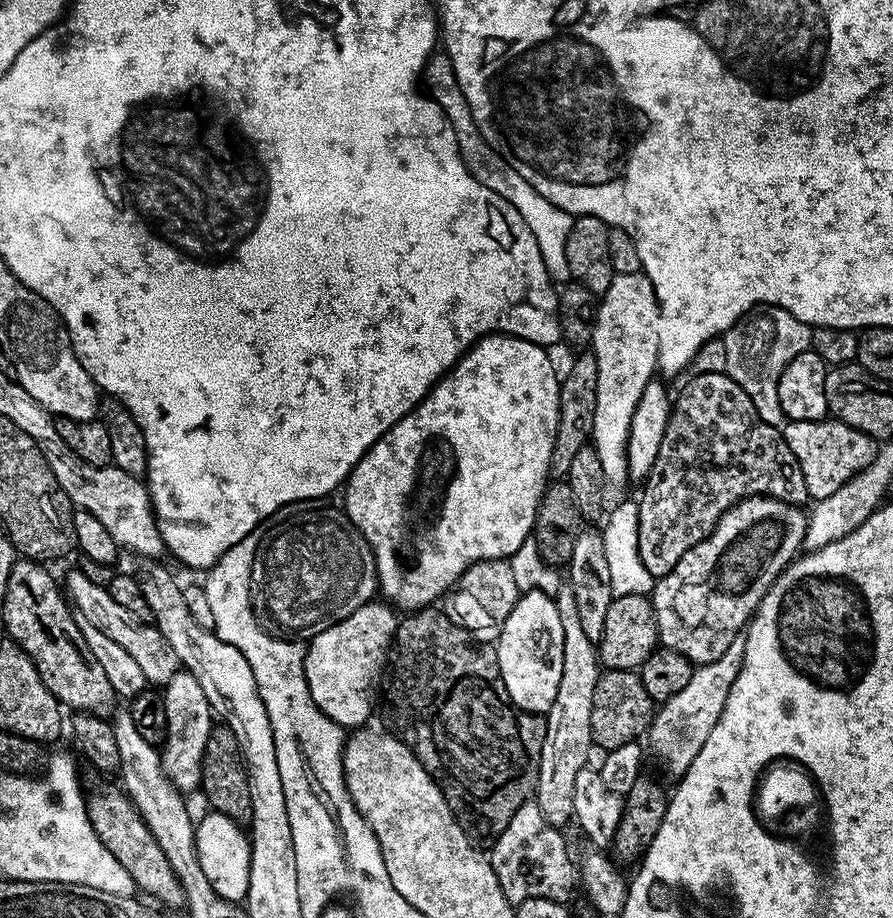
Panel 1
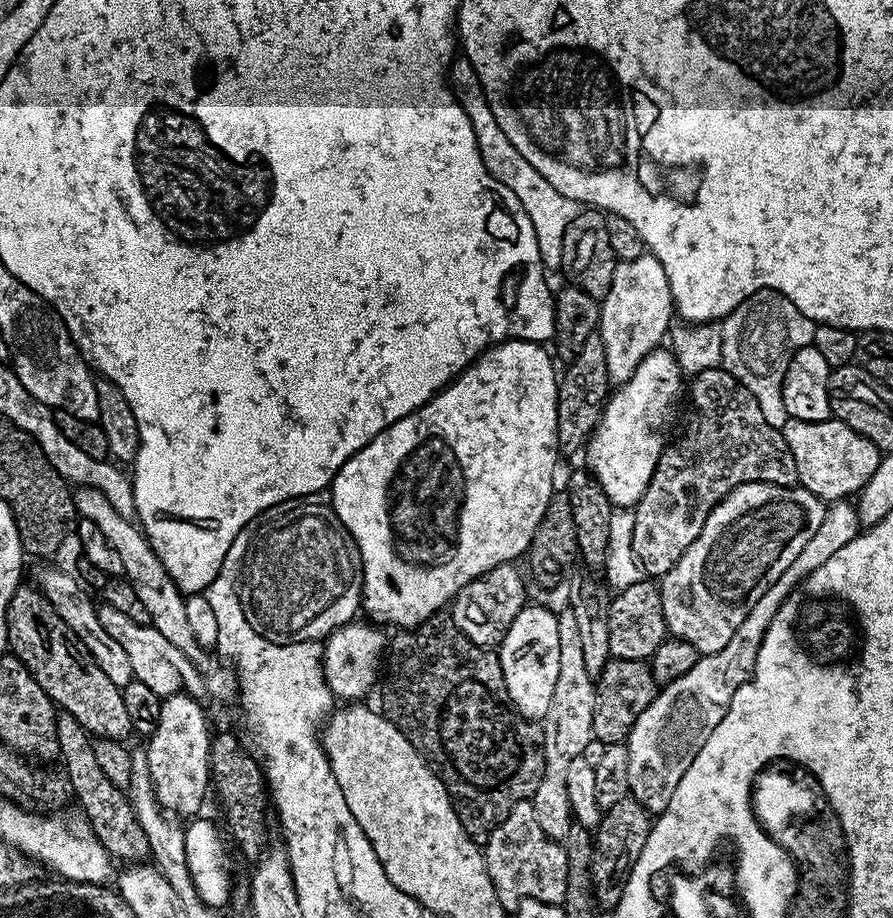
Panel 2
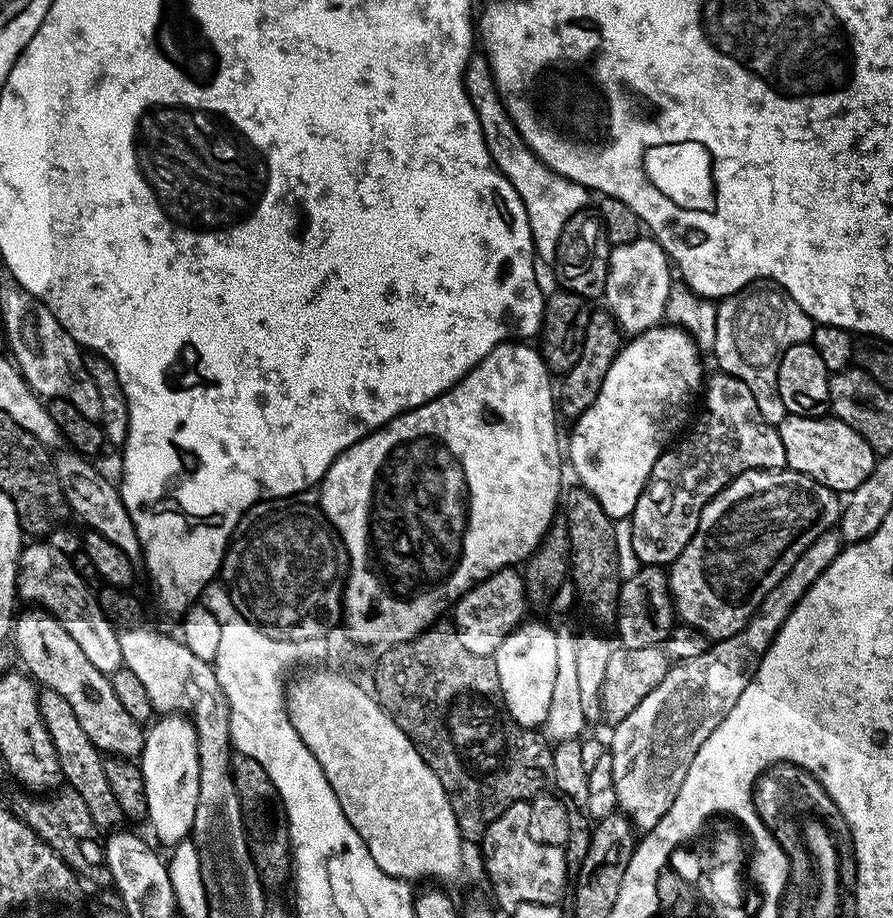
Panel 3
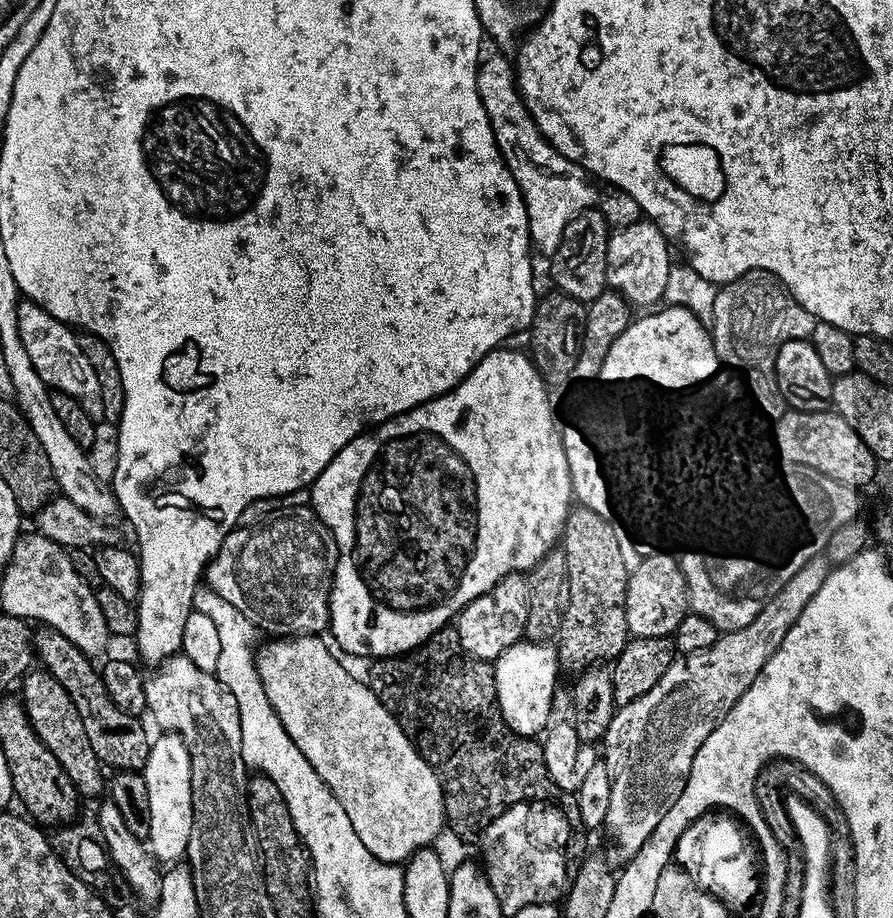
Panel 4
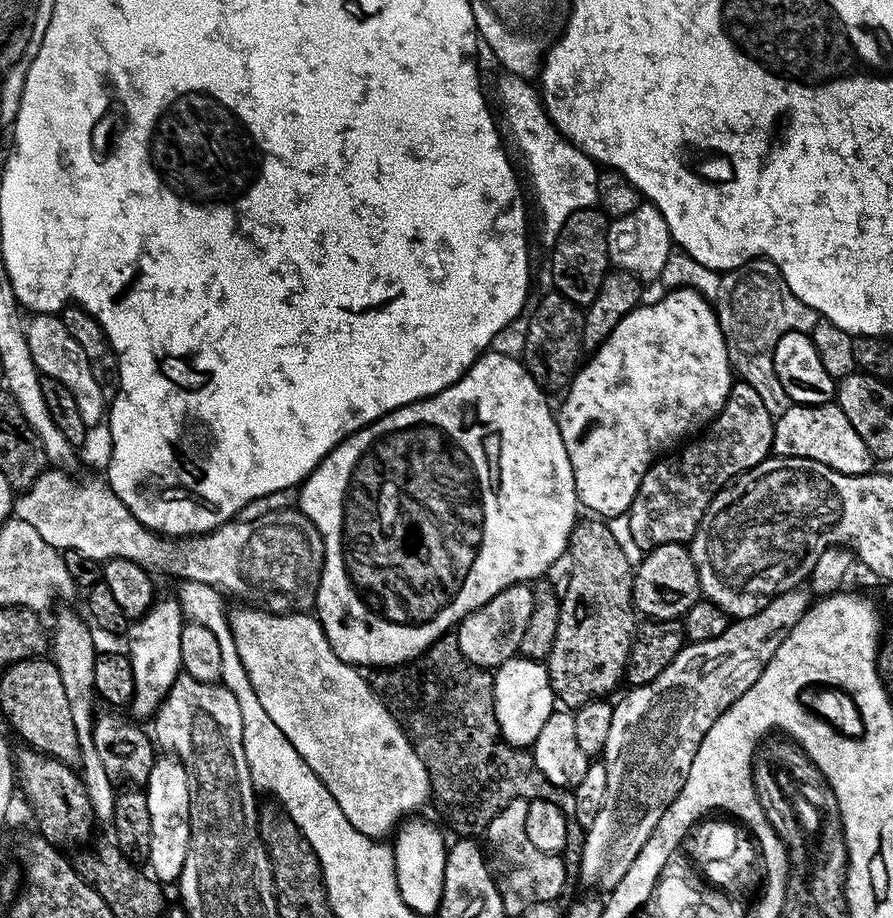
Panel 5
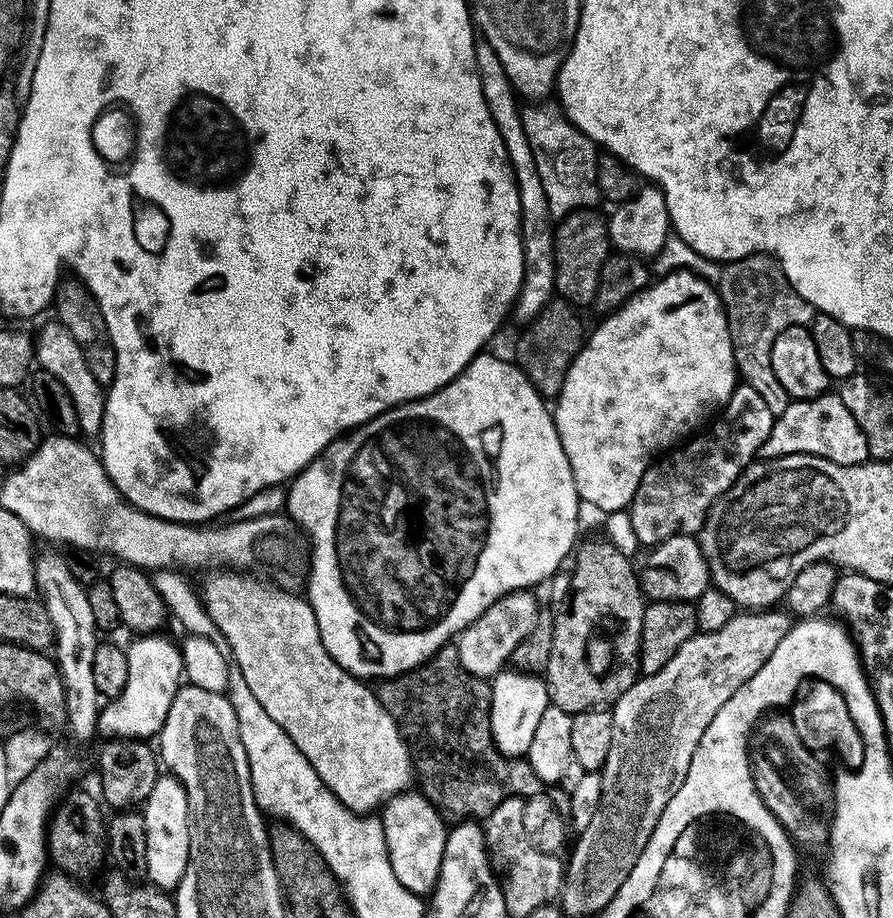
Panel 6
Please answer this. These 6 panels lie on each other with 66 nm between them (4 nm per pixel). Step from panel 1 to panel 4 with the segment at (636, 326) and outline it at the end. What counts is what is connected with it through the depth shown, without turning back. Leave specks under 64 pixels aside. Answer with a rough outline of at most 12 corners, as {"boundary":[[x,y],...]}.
{"boundary":[[647,218],[608,237],[607,287],[659,305],[674,265]]}

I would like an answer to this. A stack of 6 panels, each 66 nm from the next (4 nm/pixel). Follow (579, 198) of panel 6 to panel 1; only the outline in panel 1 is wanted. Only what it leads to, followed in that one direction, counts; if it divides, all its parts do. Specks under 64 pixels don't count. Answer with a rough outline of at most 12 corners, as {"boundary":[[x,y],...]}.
{"boundary":[[447,55],[428,61],[426,88],[447,113],[464,161],[502,194],[538,242],[553,281],[571,281],[574,217],[522,178],[480,133]]}

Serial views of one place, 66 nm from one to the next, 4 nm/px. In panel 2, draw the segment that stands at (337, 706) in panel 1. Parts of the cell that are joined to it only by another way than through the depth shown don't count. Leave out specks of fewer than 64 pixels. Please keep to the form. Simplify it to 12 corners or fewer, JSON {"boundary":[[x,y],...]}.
{"boundary":[[343,624],[324,644],[333,697],[360,702],[377,687],[385,629]]}

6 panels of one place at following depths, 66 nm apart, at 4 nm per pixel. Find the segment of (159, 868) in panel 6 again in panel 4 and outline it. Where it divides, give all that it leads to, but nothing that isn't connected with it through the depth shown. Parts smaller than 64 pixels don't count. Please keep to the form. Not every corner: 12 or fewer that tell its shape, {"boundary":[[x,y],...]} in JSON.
{"boundary":[[151,741],[147,847],[161,865],[185,859],[192,825],[186,742]]}

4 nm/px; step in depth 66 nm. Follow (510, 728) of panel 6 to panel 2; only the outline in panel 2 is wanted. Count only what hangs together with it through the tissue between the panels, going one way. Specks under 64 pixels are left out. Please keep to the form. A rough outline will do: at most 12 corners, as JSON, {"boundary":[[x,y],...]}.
{"boundary":[[526,606],[498,645],[512,706],[550,711],[557,613]]}

